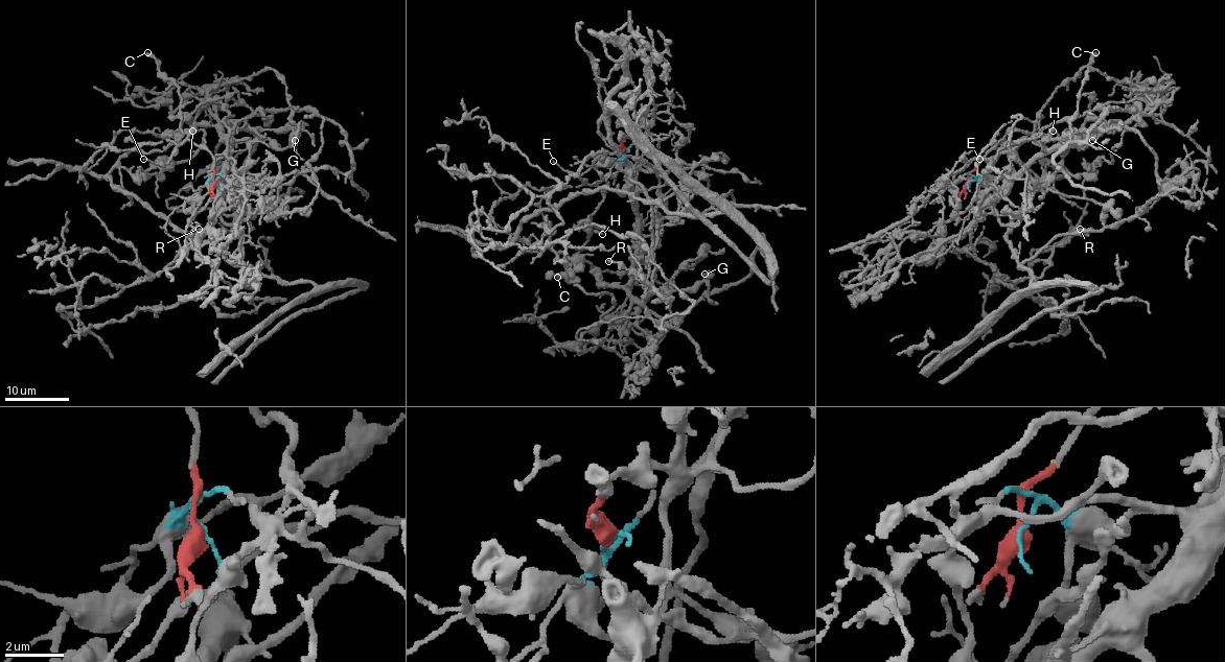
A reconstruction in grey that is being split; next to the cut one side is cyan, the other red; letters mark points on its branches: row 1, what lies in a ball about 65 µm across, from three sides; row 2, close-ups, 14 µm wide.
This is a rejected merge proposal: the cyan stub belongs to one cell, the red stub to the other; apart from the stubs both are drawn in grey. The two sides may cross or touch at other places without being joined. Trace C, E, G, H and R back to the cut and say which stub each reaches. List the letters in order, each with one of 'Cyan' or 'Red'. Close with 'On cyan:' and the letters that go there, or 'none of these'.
C: Red
E: Red
G: Cyan
H: Red
R: Red
On cyan: G

